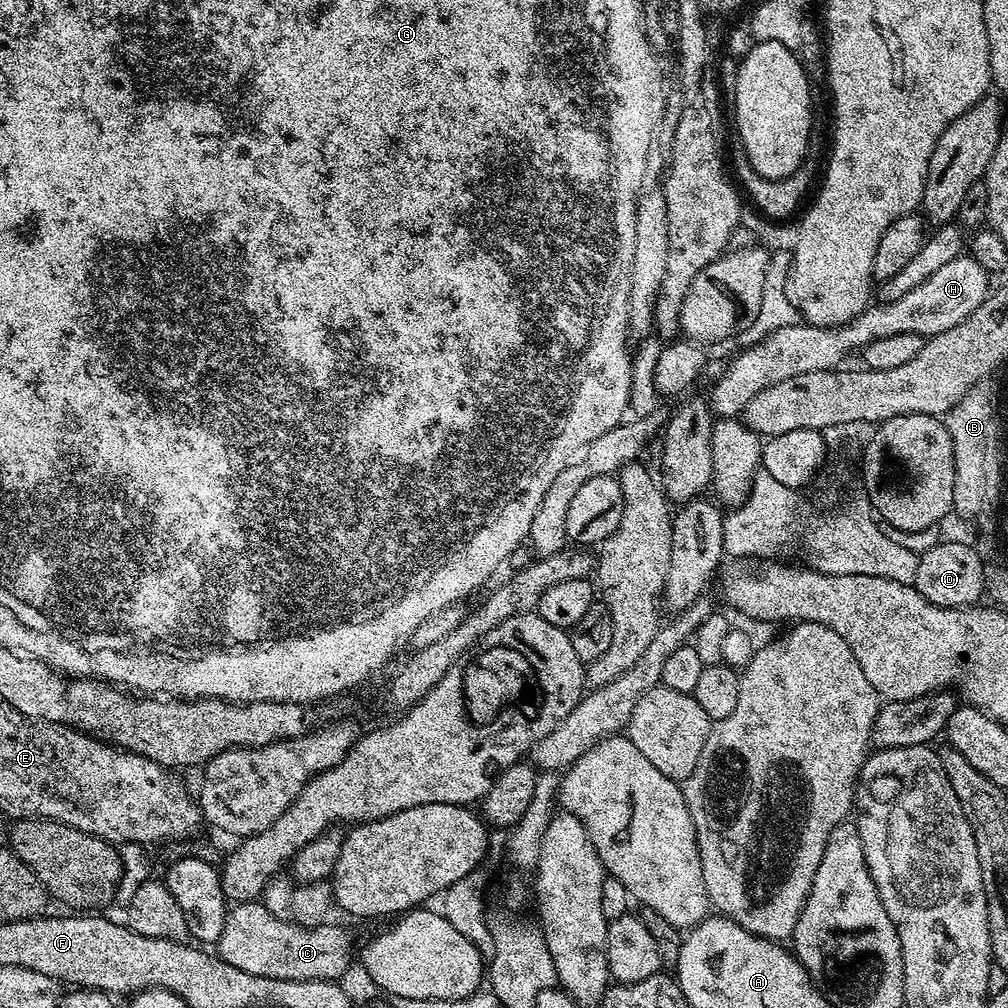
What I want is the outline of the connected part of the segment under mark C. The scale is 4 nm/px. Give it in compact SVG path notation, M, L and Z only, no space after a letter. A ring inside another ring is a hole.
M260 900L239 901L229 909L222 938L216 946L224 946L222 952L228 952L226 962L232 965L232 960L236 960L238 969L258 977L268 977L272 964L280 964L276 980L339 981L352 964L352 936L336 922L307 928L272 914ZM272 956L280 956L280 960L272 960Z

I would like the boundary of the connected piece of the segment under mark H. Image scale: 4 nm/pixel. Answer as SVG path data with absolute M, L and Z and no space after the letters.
M970 254L959 256L953 262L948 262L932 274L930 278L916 286L911 292L904 294L896 300L883 301L884 304L872 304L850 323L842 327L822 328L809 324L797 324L784 327L766 336L757 344L745 347L727 368L711 394L708 394L709 408L715 419L735 419L749 402L750 398L756 396L762 390L776 385L778 382L786 381L788 378L797 377L800 374L814 373L816 370L835 369L848 353L863 349L871 341L886 338L893 334L914 333L925 338L945 333L951 327L956 326L970 316L985 301L991 291L990 274L982 266L978 265L976 259Z

